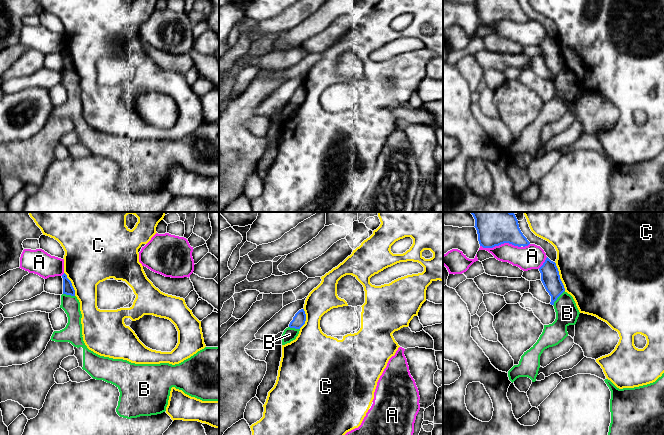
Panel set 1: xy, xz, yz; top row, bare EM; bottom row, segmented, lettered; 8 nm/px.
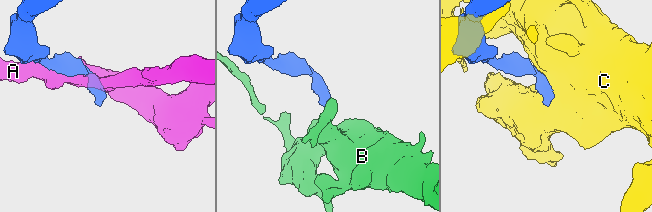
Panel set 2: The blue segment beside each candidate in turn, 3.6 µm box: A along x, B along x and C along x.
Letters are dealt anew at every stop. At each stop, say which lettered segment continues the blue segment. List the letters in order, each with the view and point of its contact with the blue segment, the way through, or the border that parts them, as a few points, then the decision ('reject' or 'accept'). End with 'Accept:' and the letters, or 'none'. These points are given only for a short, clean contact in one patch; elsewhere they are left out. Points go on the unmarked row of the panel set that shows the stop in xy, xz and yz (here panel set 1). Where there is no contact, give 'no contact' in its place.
A: meets blue in yz at (500, 20); reject
B: meets blue in yz at (557, 73); border along yz (564, 66), (553, 81); reject
C: meets blue in yz at (559, 52); reject
Accept: none

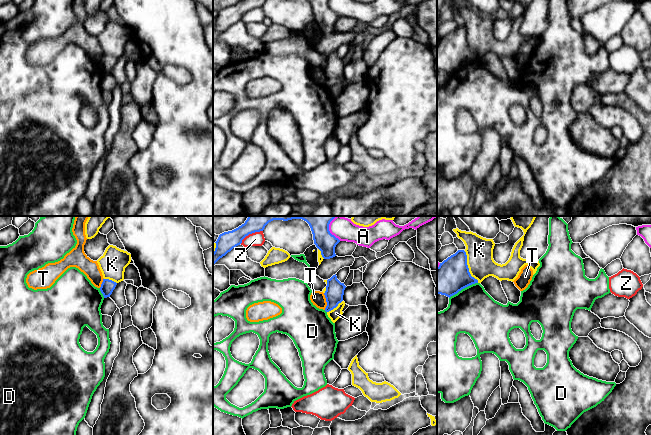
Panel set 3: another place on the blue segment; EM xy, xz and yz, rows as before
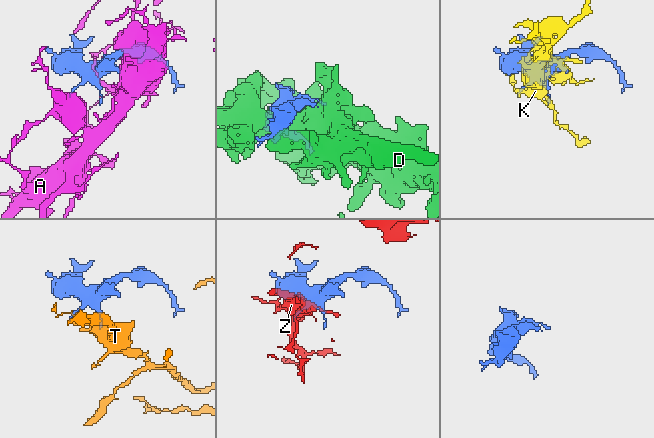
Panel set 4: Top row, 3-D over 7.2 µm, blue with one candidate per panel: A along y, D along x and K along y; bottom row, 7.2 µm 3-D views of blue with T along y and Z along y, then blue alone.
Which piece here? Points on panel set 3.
A: meets blue in xz at (330, 9); reject
D: meets blue in yz at (463, 64); reject
K: meets blue in yz at (467, 43); reject
T: meets blue in xz at (326, 77); border along xz (323, 69), (326, 75), (325, 85); reject
Z: meets blue in xz at (250, 9); reject
Accept: none

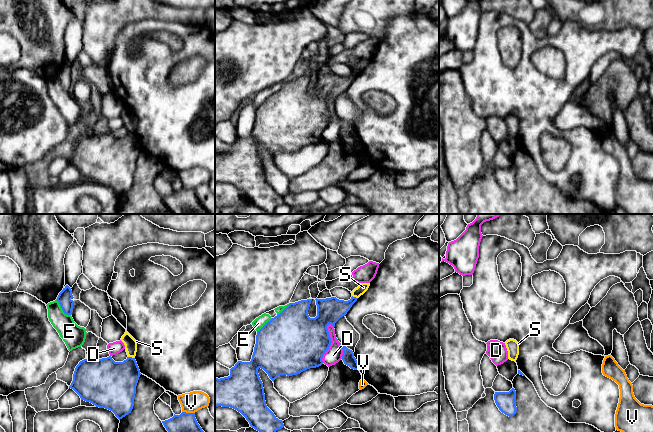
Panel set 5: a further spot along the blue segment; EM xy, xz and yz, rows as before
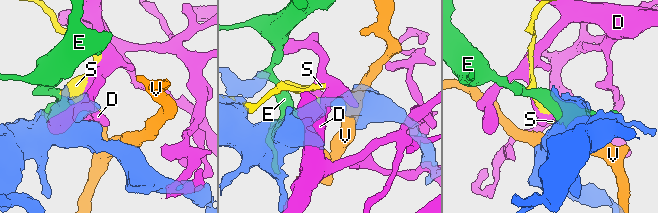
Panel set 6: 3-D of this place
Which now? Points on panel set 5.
D: meets blue in xz at (331, 118); reject
E: meets blue in xy at (62, 85); reject
S: meets blue in xy at (131, 133); border along xy (128, 132), (134, 134); reject
V: meets blue in xy at (188, 189); reject
Accept: none

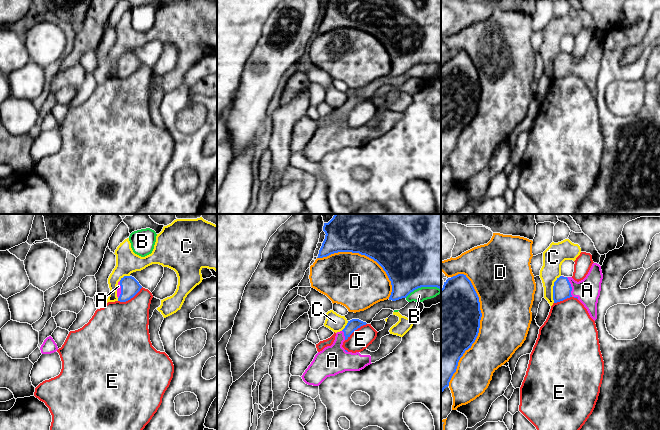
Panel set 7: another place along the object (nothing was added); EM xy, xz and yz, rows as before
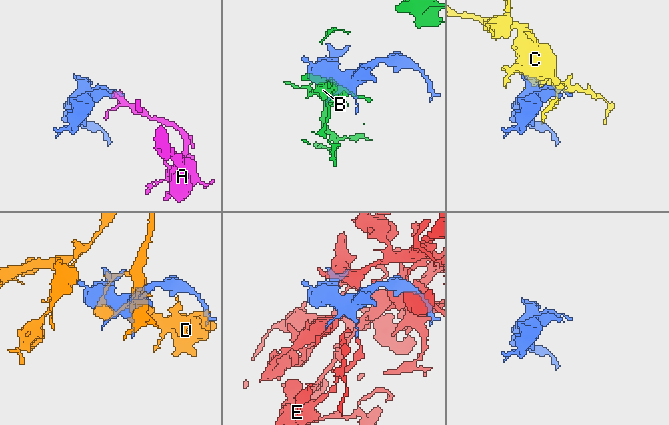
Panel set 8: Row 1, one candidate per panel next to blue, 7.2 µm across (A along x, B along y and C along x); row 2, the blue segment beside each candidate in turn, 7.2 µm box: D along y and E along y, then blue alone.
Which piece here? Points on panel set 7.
A: meets blue in yz at (571, 63); accept
B: meets blue in xz at (422, 62); reject
C: meets blue in yz at (553, 65); reject
D: meets blue in yz at (478, 105); reject
E: meets blue in xy at (130, 74); reject
Accept: A

